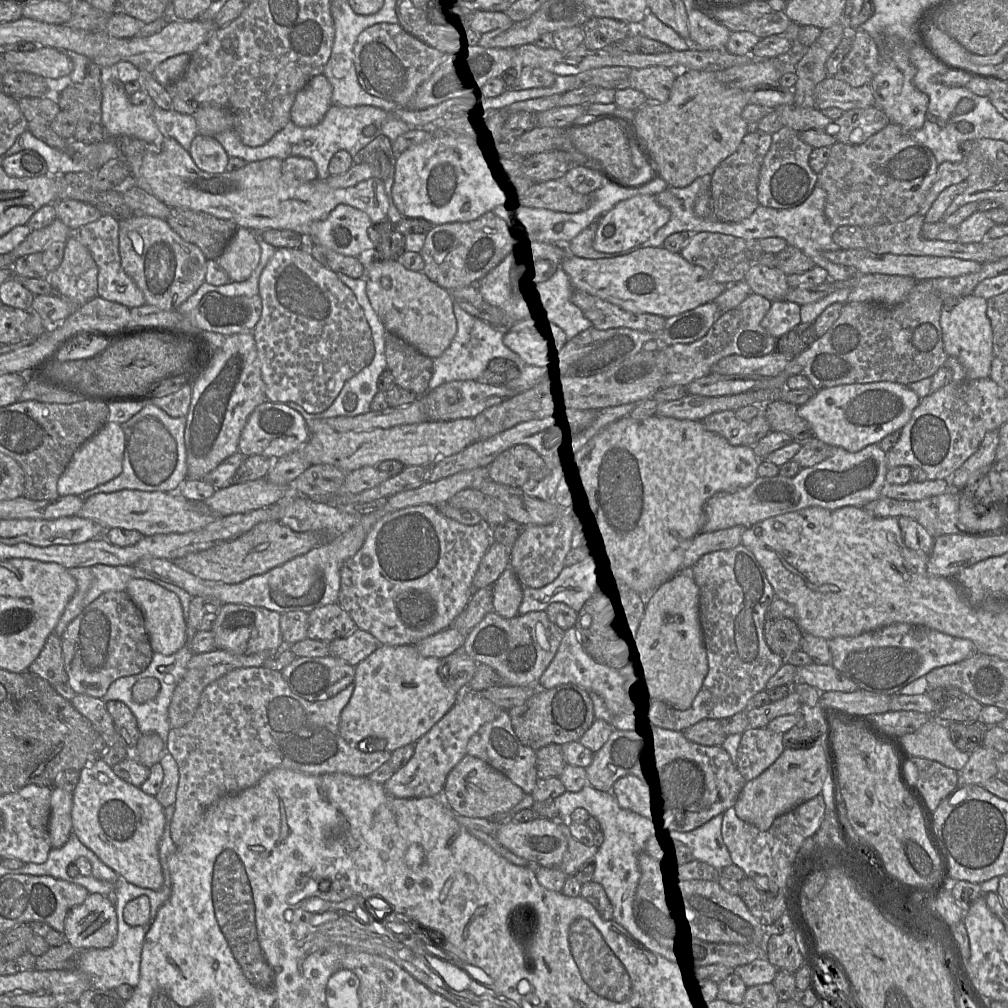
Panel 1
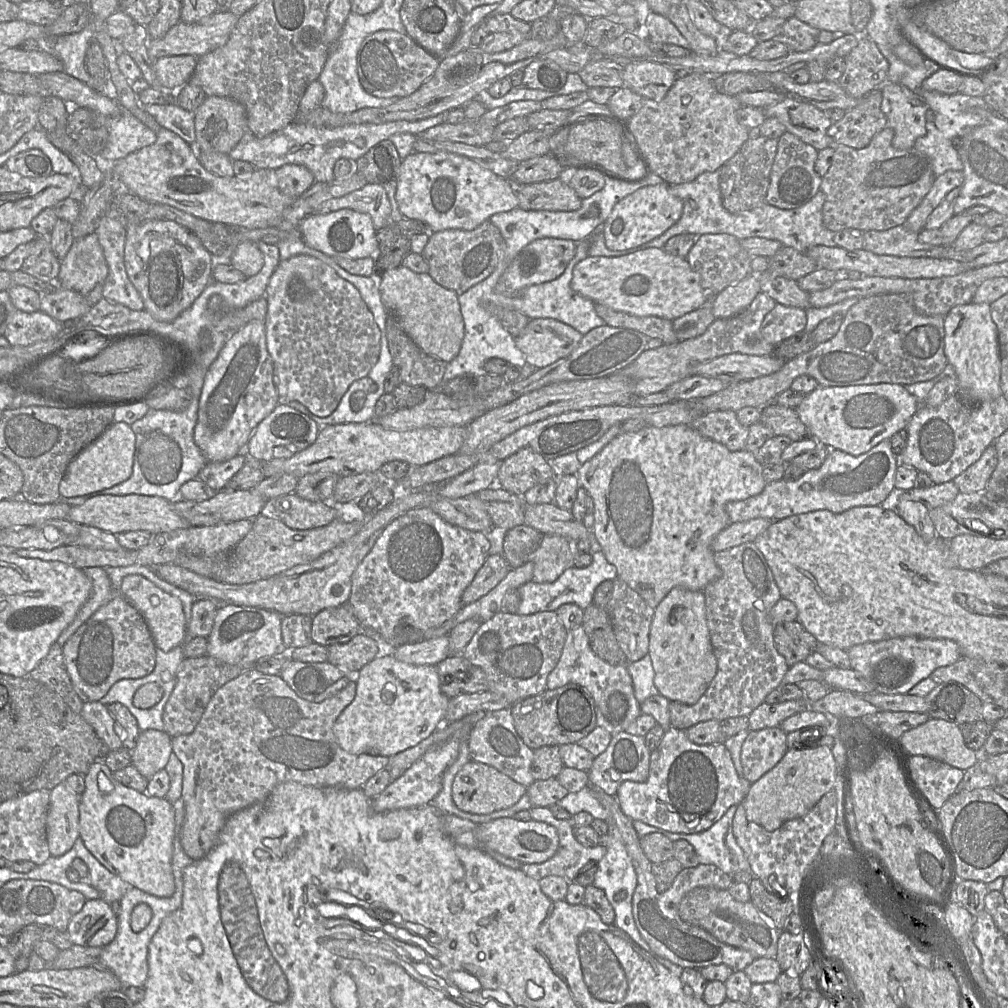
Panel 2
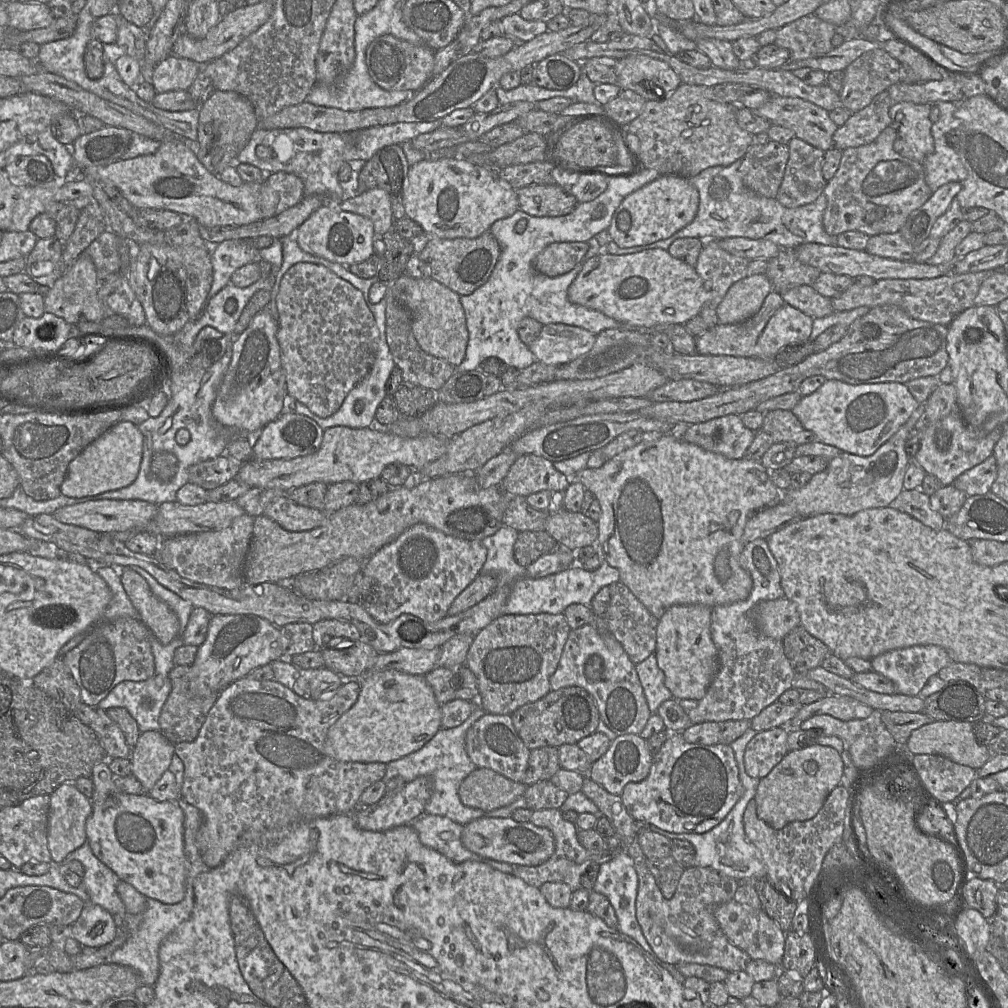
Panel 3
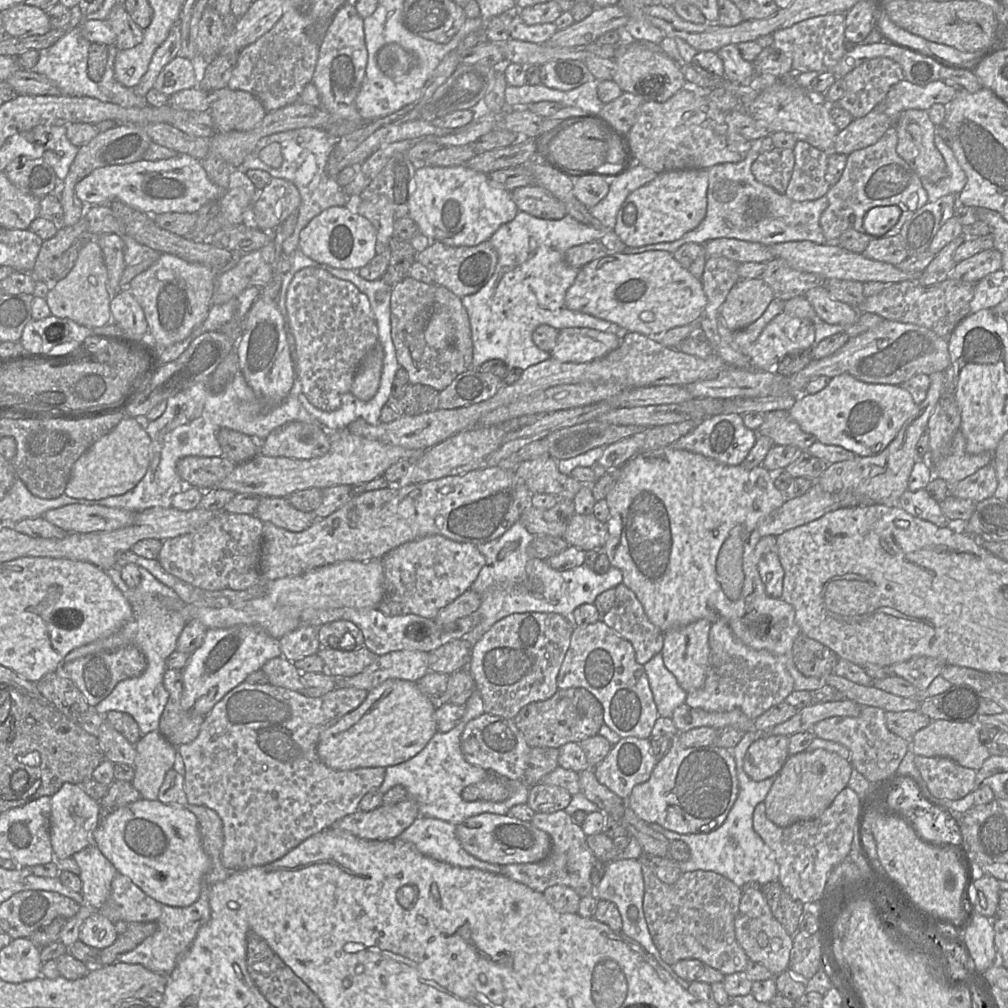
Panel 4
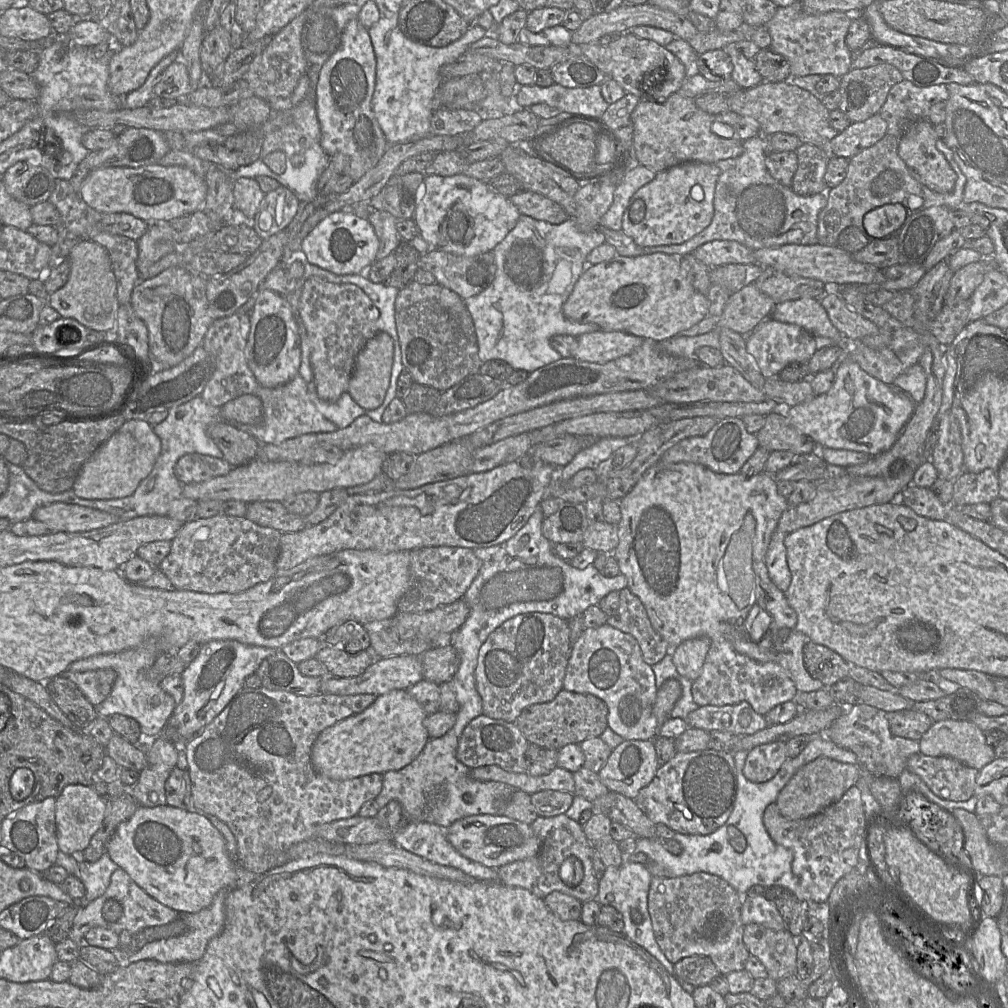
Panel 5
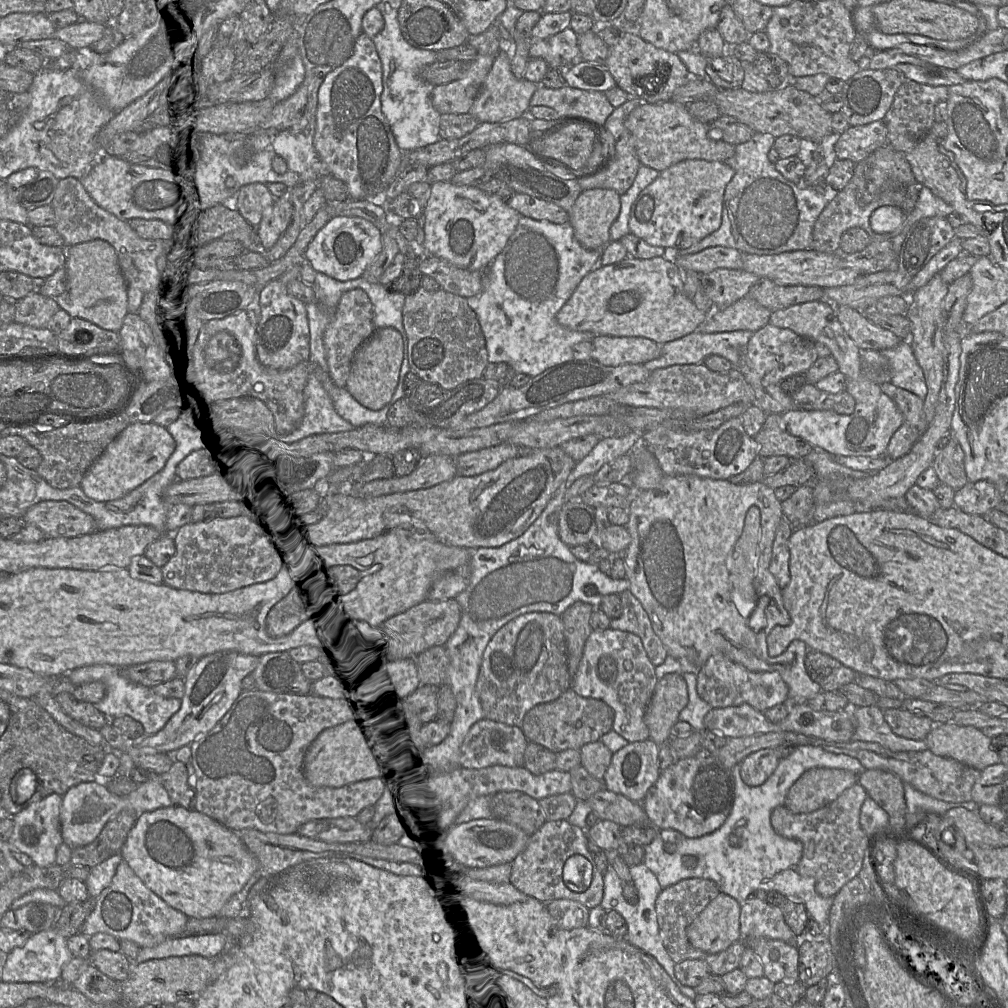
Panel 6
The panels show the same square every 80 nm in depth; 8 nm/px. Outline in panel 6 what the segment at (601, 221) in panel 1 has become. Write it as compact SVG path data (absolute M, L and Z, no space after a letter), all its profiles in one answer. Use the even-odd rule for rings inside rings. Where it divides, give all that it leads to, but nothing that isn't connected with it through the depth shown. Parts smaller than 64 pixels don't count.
M687 159L661 171L636 198L630 211L630 233L650 245L685 249L719 229L722 223L724 192L735 174L720 161Z

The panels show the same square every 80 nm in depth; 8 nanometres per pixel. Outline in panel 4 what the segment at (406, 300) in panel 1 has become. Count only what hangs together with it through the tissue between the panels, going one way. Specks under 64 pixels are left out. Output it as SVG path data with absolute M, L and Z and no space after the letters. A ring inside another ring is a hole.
M436 285L433 312L425 327L425 339L434 349L455 347L470 363L473 352L470 321L461 298Z

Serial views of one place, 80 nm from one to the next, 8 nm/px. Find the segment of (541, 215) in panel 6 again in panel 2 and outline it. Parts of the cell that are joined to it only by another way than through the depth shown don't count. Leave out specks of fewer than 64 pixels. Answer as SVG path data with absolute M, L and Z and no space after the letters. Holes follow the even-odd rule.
M555 179L523 186L516 186L518 207L523 210L575 211L582 205L582 198L568 181Z

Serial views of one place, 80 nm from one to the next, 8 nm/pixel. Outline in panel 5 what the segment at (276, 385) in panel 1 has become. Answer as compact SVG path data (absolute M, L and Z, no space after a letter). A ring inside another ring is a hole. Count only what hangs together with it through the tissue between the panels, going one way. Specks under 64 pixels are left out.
M312 276L306 279L301 278L301 279L298 279L298 282L300 283L300 295L298 298L298 305L296 308L296 318L297 318L297 322L301 321L304 324L306 332L307 332L307 336L308 336L308 340L310 344L310 363L311 363L311 368L313 372L313 383L315 385L315 391L316 391L317 396L321 400L334 403L340 398L340 396L343 393L348 392L349 381L354 370L354 365L355 365L355 361L356 361L356 357L358 353L366 344L366 342L378 333L377 320L379 318L379 310L374 305L374 303L369 298L369 296L359 286L355 284L332 283L319 276Z

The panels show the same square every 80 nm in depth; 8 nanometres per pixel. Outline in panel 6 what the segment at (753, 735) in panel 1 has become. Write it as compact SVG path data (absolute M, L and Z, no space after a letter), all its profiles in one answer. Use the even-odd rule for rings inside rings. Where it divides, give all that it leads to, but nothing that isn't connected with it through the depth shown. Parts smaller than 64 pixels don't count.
M765 748L753 752L741 762L741 778L748 786L760 786L771 777L780 761L779 748Z

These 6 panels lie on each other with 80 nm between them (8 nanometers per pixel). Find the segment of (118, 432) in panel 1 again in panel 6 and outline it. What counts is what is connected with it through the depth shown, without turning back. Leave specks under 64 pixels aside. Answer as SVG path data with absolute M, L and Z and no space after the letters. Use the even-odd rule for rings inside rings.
M153 422L130 423L90 466L79 486L95 501L120 499L161 471L174 450L175 441L165 427Z

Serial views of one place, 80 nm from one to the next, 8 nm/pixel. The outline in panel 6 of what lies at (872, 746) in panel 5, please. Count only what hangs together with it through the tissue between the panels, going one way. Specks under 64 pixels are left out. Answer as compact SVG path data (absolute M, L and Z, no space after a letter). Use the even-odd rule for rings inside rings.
M877 705L850 707L857 720L851 741L876 742L891 751L923 751L928 749L925 739L912 740L896 735Z

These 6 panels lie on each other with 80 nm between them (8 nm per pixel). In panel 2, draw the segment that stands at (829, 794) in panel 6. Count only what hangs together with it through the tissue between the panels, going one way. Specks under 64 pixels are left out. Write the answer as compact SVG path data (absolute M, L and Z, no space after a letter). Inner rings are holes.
M830 747L788 749L775 767L751 784L741 803L747 820L773 832L784 822L805 816L826 793L834 789L836 777L837 763Z

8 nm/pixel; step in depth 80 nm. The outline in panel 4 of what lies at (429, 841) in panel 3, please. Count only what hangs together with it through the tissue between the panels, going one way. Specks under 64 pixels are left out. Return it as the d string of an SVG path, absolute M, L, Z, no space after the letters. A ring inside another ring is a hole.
M418 817L396 839L411 843L422 854L463 868L500 873L501 865L479 860L466 852L456 836L456 825L429 817Z

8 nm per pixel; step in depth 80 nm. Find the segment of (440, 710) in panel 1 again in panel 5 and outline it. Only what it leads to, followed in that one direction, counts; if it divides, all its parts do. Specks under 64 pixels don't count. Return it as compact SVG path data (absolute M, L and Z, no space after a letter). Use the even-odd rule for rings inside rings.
M407 690L380 695L363 712L327 727L318 735L311 749L312 766L335 781L400 770L416 758L430 739L423 725L426 716Z

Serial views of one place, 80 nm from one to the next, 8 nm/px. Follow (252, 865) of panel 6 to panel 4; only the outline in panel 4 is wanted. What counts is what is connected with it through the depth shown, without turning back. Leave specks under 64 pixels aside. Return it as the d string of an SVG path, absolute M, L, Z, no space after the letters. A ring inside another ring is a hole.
M140 799L101 819L92 832L92 845L111 862L118 874L130 878L142 892L171 907L188 907L205 887L211 861L204 852L196 816L182 806Z

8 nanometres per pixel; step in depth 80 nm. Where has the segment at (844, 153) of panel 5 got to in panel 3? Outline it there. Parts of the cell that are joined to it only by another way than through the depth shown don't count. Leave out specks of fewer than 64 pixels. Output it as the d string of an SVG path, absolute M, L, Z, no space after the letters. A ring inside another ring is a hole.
M887 90L875 96L868 106L852 113L845 124L837 128L833 135L833 147L843 151L846 148L873 142L886 127L890 126L891 106L892 100Z

